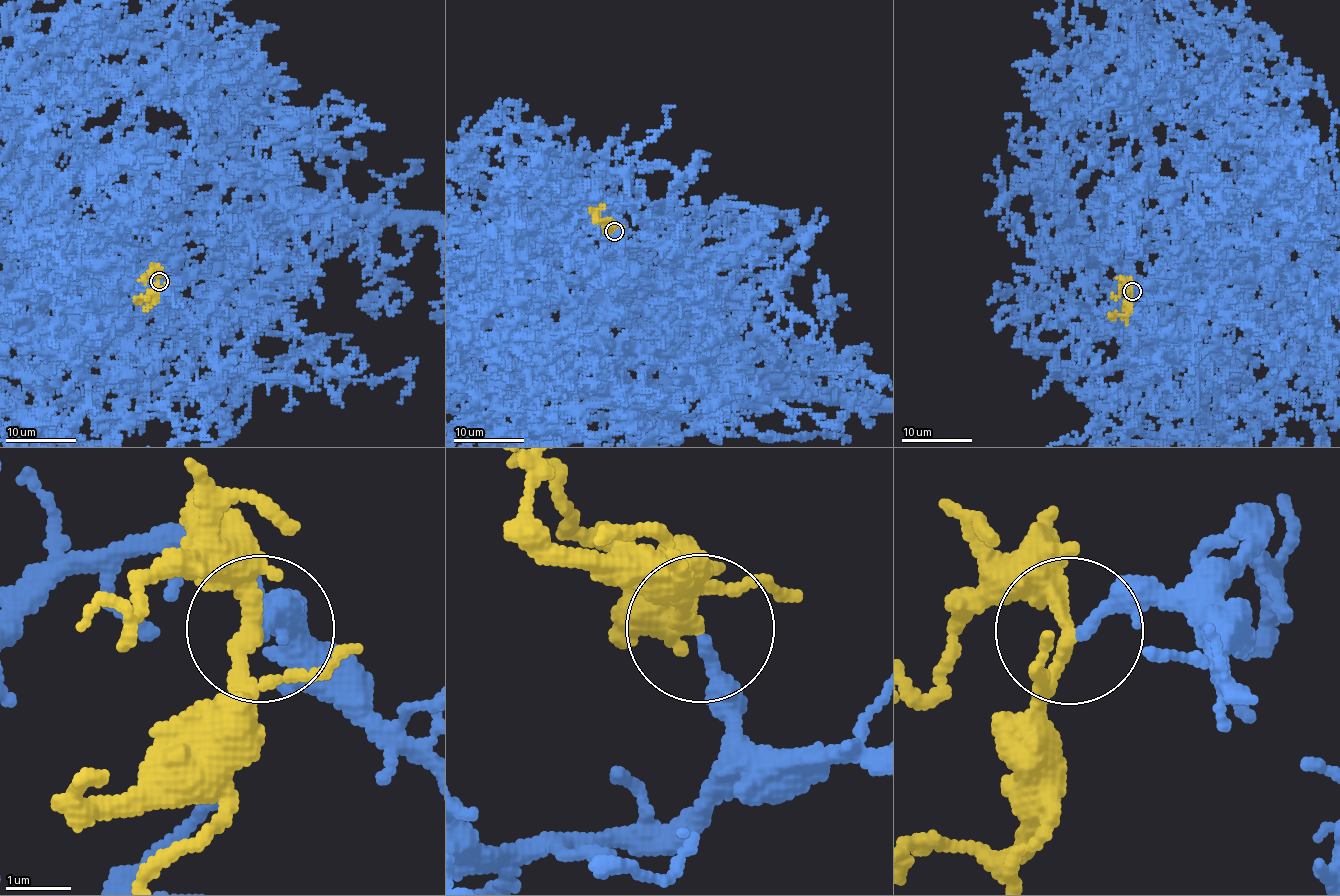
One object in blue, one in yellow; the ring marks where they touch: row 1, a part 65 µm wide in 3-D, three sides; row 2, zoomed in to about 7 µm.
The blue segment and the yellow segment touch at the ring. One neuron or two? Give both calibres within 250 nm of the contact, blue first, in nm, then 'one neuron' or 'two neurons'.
240/240 nm | one neuron

